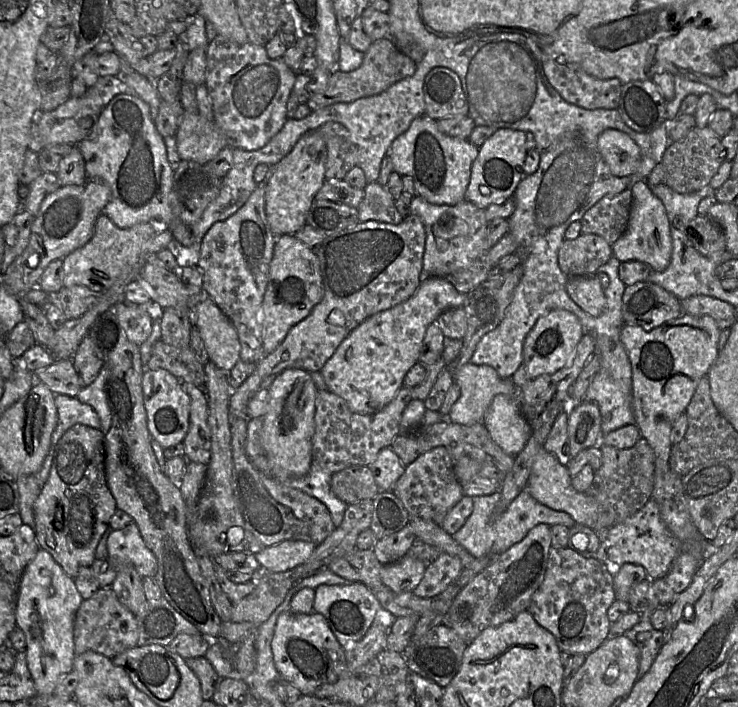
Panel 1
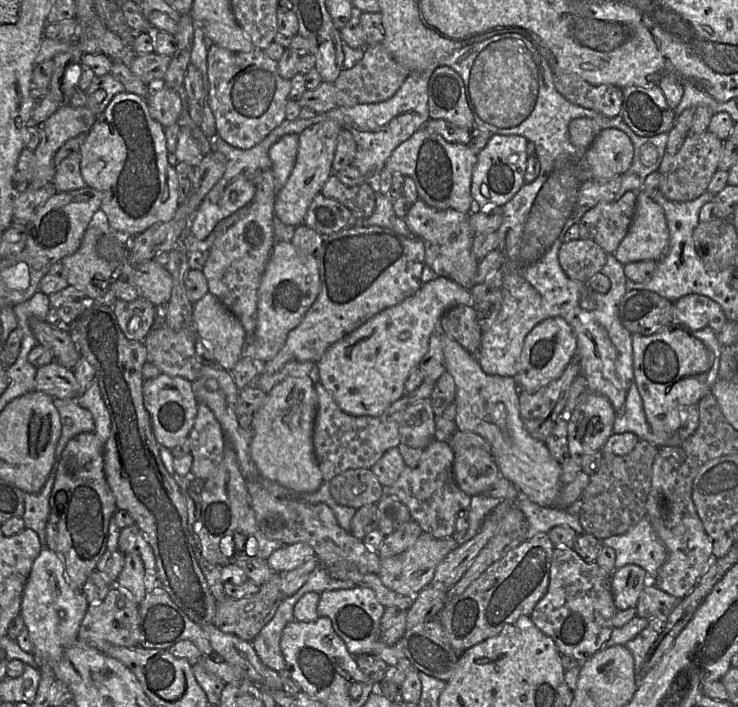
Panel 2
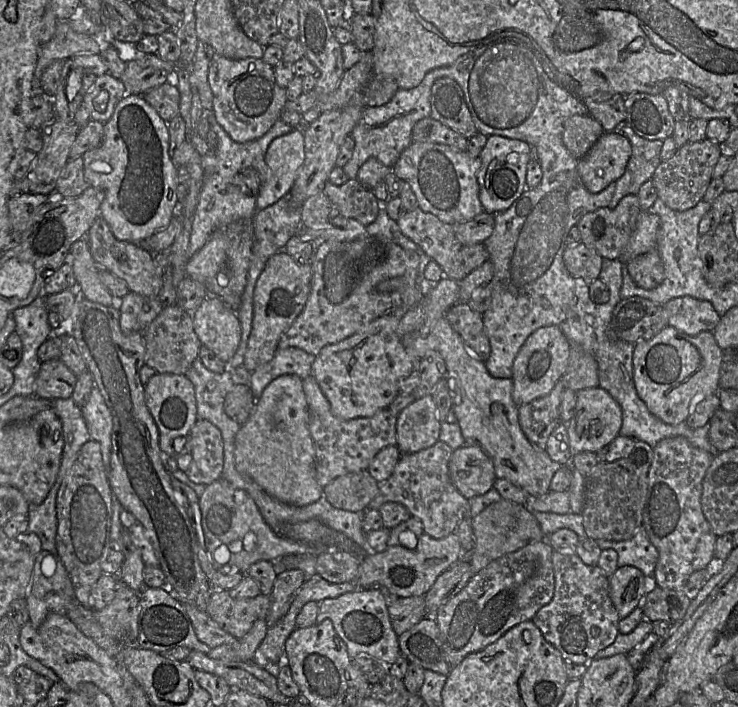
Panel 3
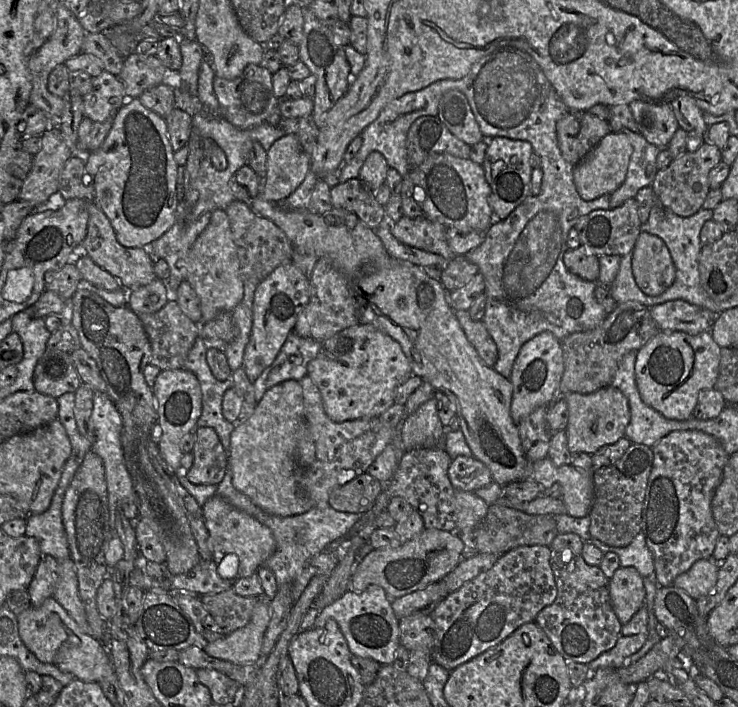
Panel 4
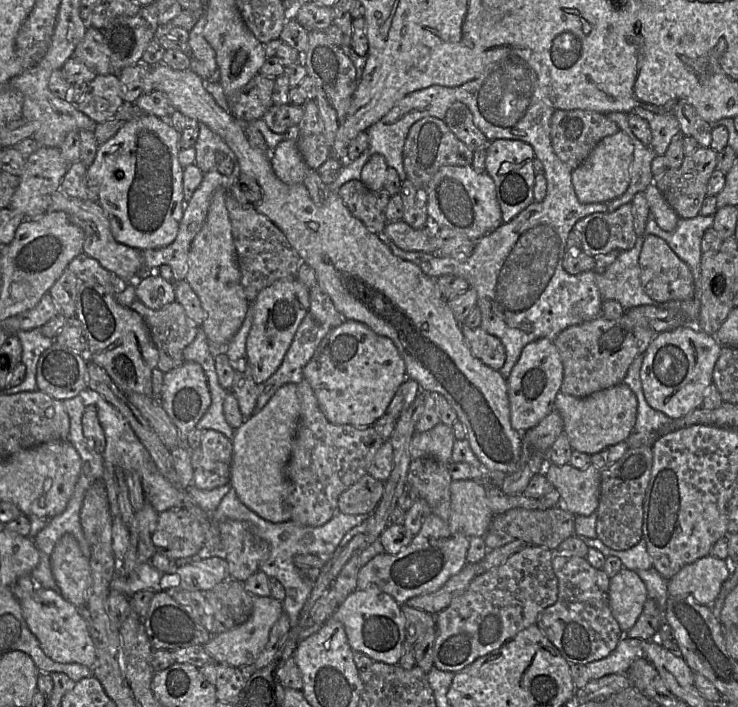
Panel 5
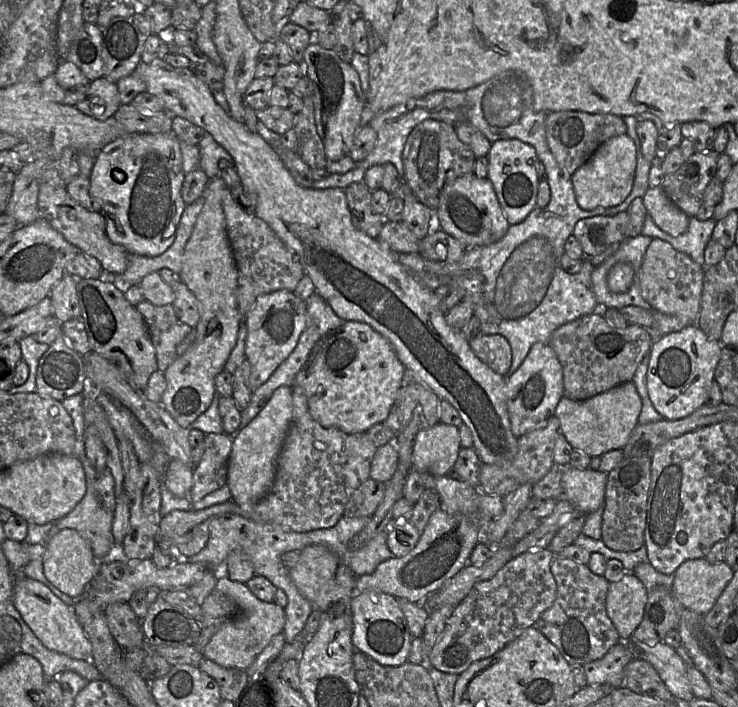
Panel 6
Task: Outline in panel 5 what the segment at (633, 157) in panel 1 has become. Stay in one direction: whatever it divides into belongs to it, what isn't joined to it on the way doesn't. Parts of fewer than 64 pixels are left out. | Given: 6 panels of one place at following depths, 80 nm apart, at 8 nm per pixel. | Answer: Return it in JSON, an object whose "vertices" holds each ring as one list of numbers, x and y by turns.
{"vertices":[[621,130,603,138,588,157,572,171,572,184,578,200,583,204,607,203,620,197,630,183,630,166,634,145]]}

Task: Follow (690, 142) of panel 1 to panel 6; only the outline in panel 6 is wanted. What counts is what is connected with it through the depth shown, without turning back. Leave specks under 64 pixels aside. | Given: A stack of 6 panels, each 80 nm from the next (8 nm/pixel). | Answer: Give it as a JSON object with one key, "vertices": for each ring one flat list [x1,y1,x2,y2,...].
{"vertices":[[714,150,695,152,661,183,670,201,688,217,695,217,703,205,705,189,716,174,718,156]]}

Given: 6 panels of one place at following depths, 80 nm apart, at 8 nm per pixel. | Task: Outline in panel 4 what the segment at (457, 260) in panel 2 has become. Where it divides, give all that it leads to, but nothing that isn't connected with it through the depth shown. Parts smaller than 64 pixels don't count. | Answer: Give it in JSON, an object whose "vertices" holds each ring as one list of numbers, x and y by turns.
{"vertices":[[403,215,392,226,391,232,404,245,440,255,450,261,455,255,448,246,446,229,424,215,415,219]]}

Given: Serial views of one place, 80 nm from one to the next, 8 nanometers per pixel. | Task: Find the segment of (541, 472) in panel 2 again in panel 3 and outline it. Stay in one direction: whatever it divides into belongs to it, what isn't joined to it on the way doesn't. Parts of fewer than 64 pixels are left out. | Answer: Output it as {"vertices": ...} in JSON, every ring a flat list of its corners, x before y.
{"vertices":[[445,316,441,317,428,336,420,336,419,331,406,334,402,343,407,354,419,370,420,360,430,350,437,350,446,364,447,385,452,396,452,406,461,428,466,444,479,446,493,461,496,478,506,479,528,493,530,498,540,497,550,491,550,483,562,465,552,460,545,449,539,448,529,441,519,423,519,407,512,398,514,387,511,378,495,378,486,368,484,361,472,354,461,336,452,328]]}

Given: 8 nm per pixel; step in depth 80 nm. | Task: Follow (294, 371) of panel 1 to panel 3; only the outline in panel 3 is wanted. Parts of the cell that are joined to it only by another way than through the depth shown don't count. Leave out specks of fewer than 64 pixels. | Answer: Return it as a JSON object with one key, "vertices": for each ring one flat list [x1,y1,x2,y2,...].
{"vertices":[[285,374,273,380,235,437,235,466,278,501,298,507,318,501,323,488,316,480,316,450,310,432,304,379]]}

